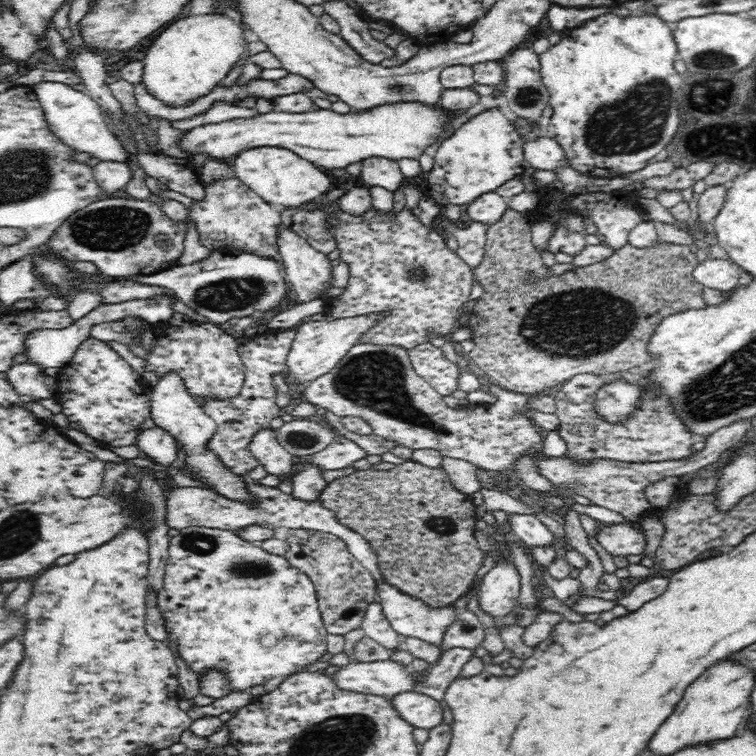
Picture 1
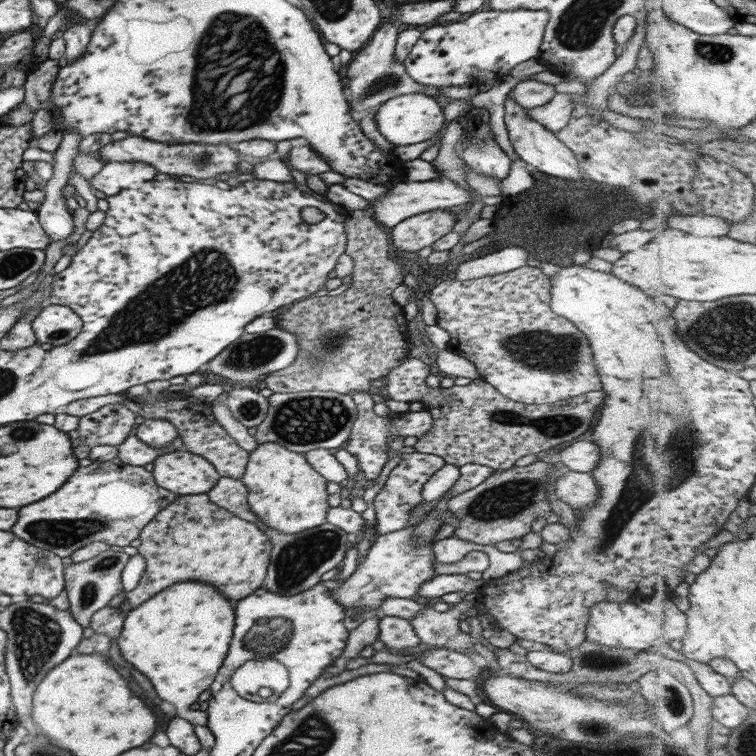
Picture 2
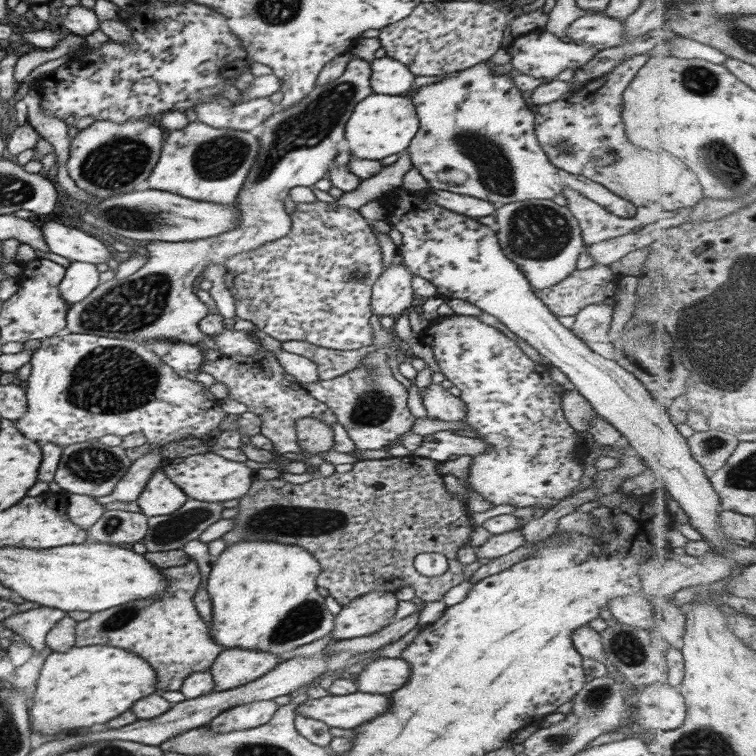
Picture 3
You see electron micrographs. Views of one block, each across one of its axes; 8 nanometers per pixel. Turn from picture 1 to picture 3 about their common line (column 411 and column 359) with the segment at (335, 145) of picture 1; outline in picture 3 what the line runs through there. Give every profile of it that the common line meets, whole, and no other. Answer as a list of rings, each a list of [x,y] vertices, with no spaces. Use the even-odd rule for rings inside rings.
[[[372,93],[356,104],[345,127],[345,139],[348,141],[352,157],[370,160],[382,160],[386,156],[406,150],[417,136],[419,118],[408,95],[396,96]]]

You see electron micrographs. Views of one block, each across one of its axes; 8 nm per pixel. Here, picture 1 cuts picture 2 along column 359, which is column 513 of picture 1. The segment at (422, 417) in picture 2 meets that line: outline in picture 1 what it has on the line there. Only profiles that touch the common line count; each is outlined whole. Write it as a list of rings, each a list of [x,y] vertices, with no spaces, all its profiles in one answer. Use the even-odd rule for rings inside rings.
[[[356,343],[342,357],[342,360],[335,367],[312,380],[305,385],[303,396],[306,400],[320,408],[342,417],[354,416],[360,417],[373,426],[374,435],[387,438],[400,446],[407,446],[416,449],[436,449],[442,453],[443,457],[452,457],[476,465],[483,468],[485,471],[513,471],[514,463],[517,458],[524,455],[532,455],[536,459],[536,465],[540,469],[540,473],[544,477],[548,477],[551,483],[556,488],[564,488],[570,493],[585,496],[590,499],[592,505],[610,509],[618,514],[622,514],[629,521],[638,523],[652,510],[651,503],[645,495],[646,488],[663,480],[664,477],[681,477],[698,473],[701,468],[714,464],[720,458],[722,452],[732,449],[742,436],[751,428],[752,418],[744,420],[736,420],[730,426],[722,426],[720,430],[716,430],[714,434],[710,434],[705,438],[705,447],[701,451],[695,451],[685,459],[674,459],[662,462],[618,462],[617,460],[606,460],[605,458],[595,458],[575,462],[565,458],[565,455],[560,457],[548,458],[547,456],[539,456],[539,450],[543,447],[544,432],[526,416],[523,416],[523,406],[527,403],[528,395],[515,393],[506,389],[496,387],[493,389],[497,396],[497,401],[493,404],[467,406],[459,409],[448,407],[442,401],[442,395],[432,388],[430,383],[427,383],[415,370],[410,362],[407,350],[398,346],[390,346],[389,344],[362,344]]]

